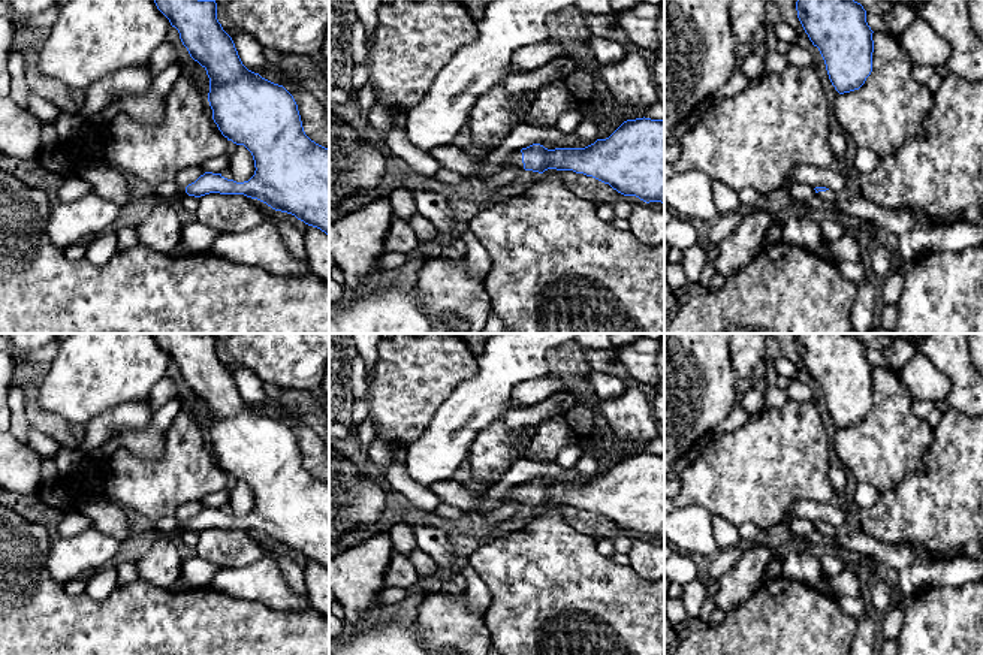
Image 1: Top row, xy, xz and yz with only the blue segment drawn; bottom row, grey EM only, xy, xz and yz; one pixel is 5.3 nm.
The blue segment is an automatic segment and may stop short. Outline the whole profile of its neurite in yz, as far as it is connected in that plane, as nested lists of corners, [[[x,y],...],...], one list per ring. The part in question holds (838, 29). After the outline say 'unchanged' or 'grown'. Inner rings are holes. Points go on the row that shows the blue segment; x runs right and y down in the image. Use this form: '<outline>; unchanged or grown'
[[[797,0],[797,18],[814,46],[818,48],[829,79],[839,94],[859,90],[872,72],[874,40],[866,10],[854,0]]]; unchanged

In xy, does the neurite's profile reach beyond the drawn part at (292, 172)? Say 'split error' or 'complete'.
split error

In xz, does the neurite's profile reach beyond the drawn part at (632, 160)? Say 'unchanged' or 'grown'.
grown

